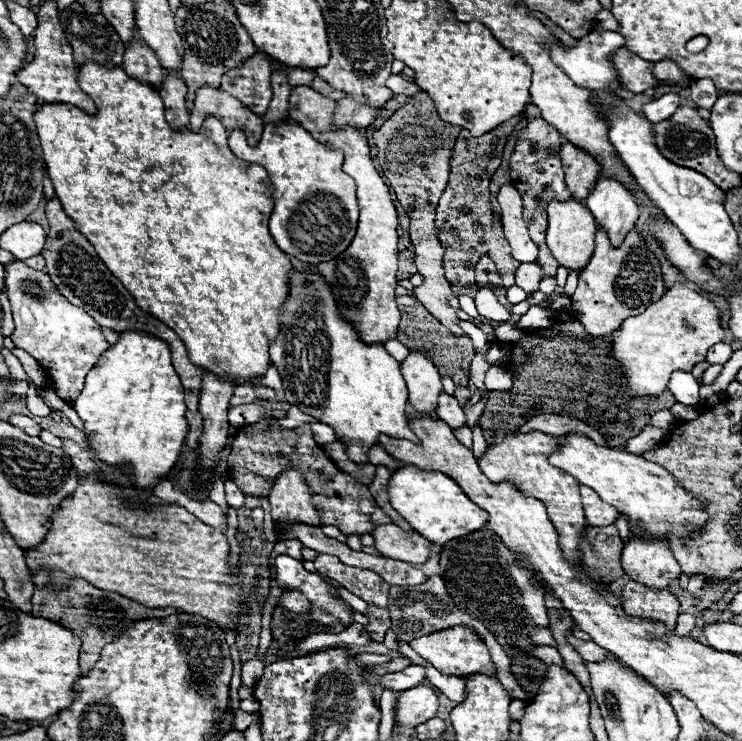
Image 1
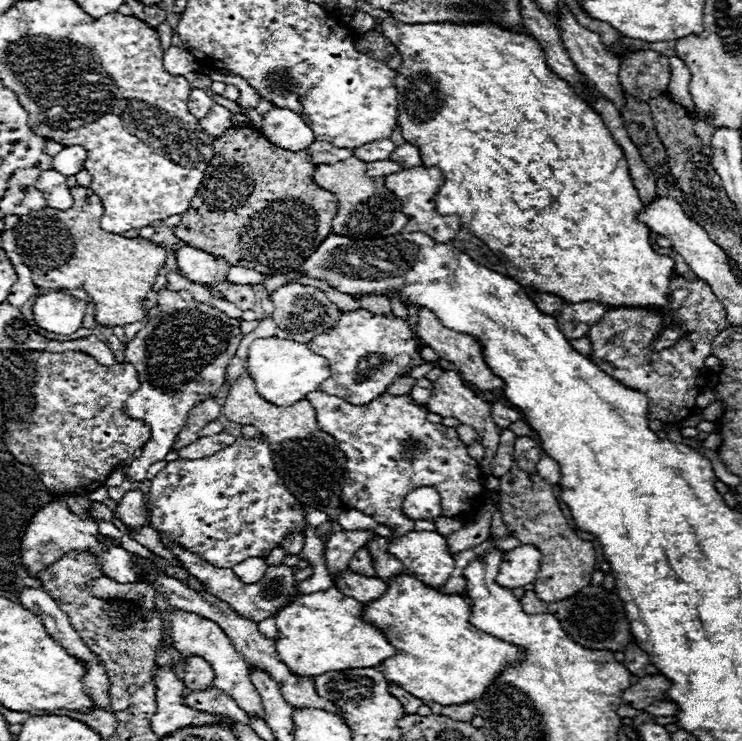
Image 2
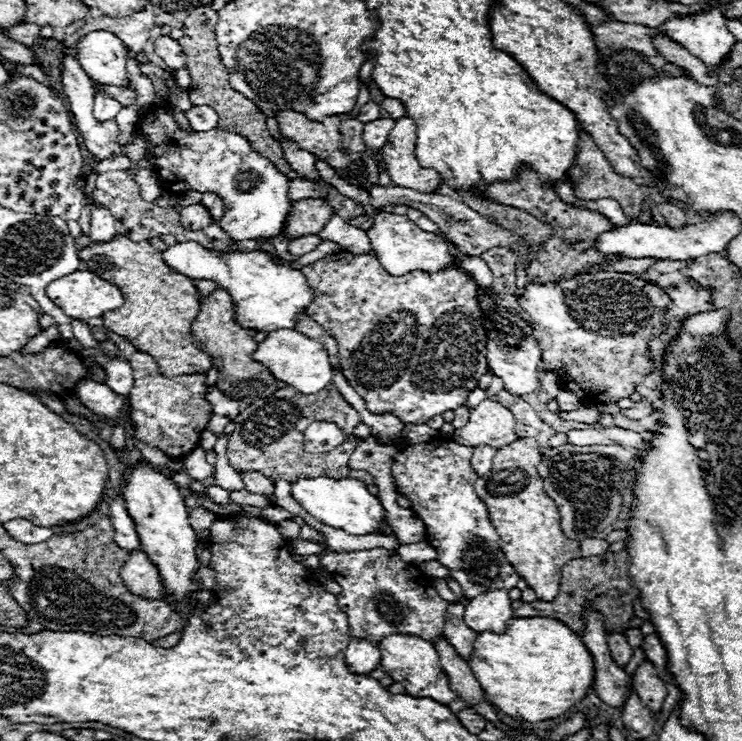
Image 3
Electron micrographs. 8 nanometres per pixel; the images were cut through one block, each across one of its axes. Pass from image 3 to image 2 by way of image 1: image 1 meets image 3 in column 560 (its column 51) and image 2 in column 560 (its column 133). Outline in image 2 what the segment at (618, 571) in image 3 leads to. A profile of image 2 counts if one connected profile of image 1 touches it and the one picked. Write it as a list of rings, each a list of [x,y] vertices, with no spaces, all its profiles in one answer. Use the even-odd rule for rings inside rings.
[[[588,586],[576,592],[574,596],[560,600],[560,602],[542,602],[532,590],[528,590],[520,598],[522,608],[528,614],[552,614],[558,618],[565,631],[576,644],[582,644],[584,648],[594,650],[610,650],[610,652],[622,652],[628,642],[632,642],[630,624],[626,620],[624,602],[616,592],[606,590],[604,586]]]

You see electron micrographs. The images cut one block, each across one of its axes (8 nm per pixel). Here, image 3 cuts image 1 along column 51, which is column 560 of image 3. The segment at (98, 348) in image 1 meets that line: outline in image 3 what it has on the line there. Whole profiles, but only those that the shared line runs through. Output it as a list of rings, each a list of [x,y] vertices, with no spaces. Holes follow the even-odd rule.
[[[596,272],[596,274],[578,274],[572,280],[546,282],[536,284],[528,282],[522,296],[518,296],[518,304],[530,316],[532,336],[538,340],[542,350],[542,370],[556,372],[562,380],[562,388],[574,392],[582,402],[598,404],[598,402],[618,402],[620,398],[628,398],[634,392],[636,382],[644,380],[654,368],[648,338],[652,332],[662,332],[666,326],[660,320],[664,312],[662,298],[668,300],[666,292],[656,284],[640,280],[636,276],[626,276],[620,272]]]

